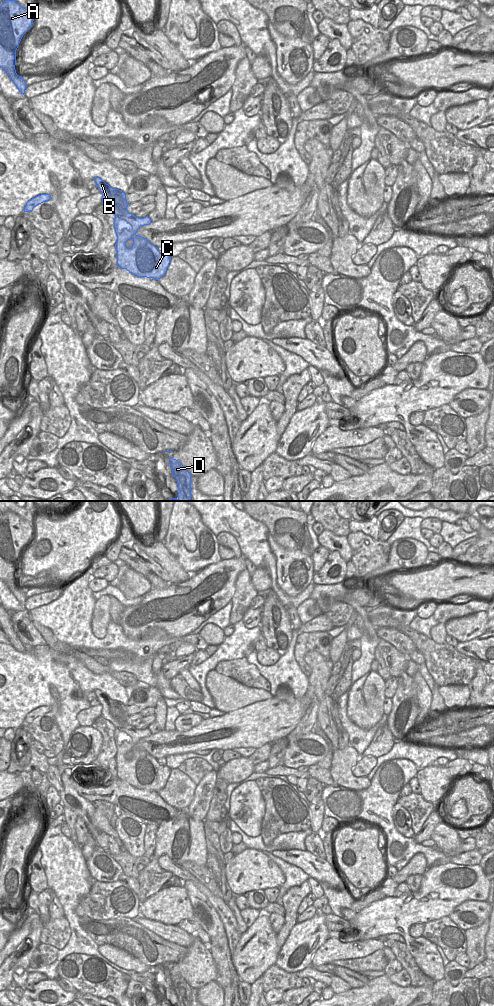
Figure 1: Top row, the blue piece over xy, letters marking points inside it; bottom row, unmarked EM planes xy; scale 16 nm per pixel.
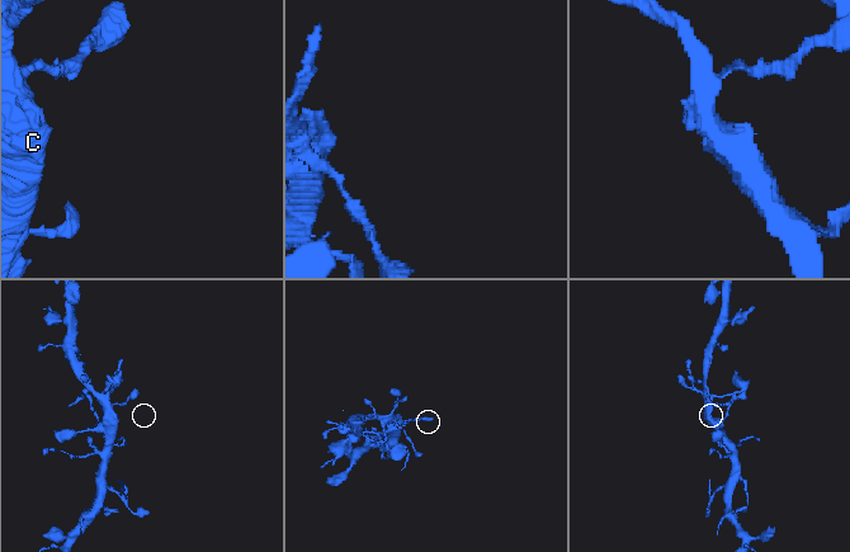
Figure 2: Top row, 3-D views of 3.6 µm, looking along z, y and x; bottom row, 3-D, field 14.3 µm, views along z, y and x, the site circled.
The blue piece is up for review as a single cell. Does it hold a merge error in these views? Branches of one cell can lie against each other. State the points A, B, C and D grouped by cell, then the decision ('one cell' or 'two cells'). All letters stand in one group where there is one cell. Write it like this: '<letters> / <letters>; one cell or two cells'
A B C D; one cell

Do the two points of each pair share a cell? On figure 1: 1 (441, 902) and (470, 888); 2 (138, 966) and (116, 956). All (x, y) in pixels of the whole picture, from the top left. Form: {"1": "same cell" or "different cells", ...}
{"1": "same cell", "2": "same cell"}

